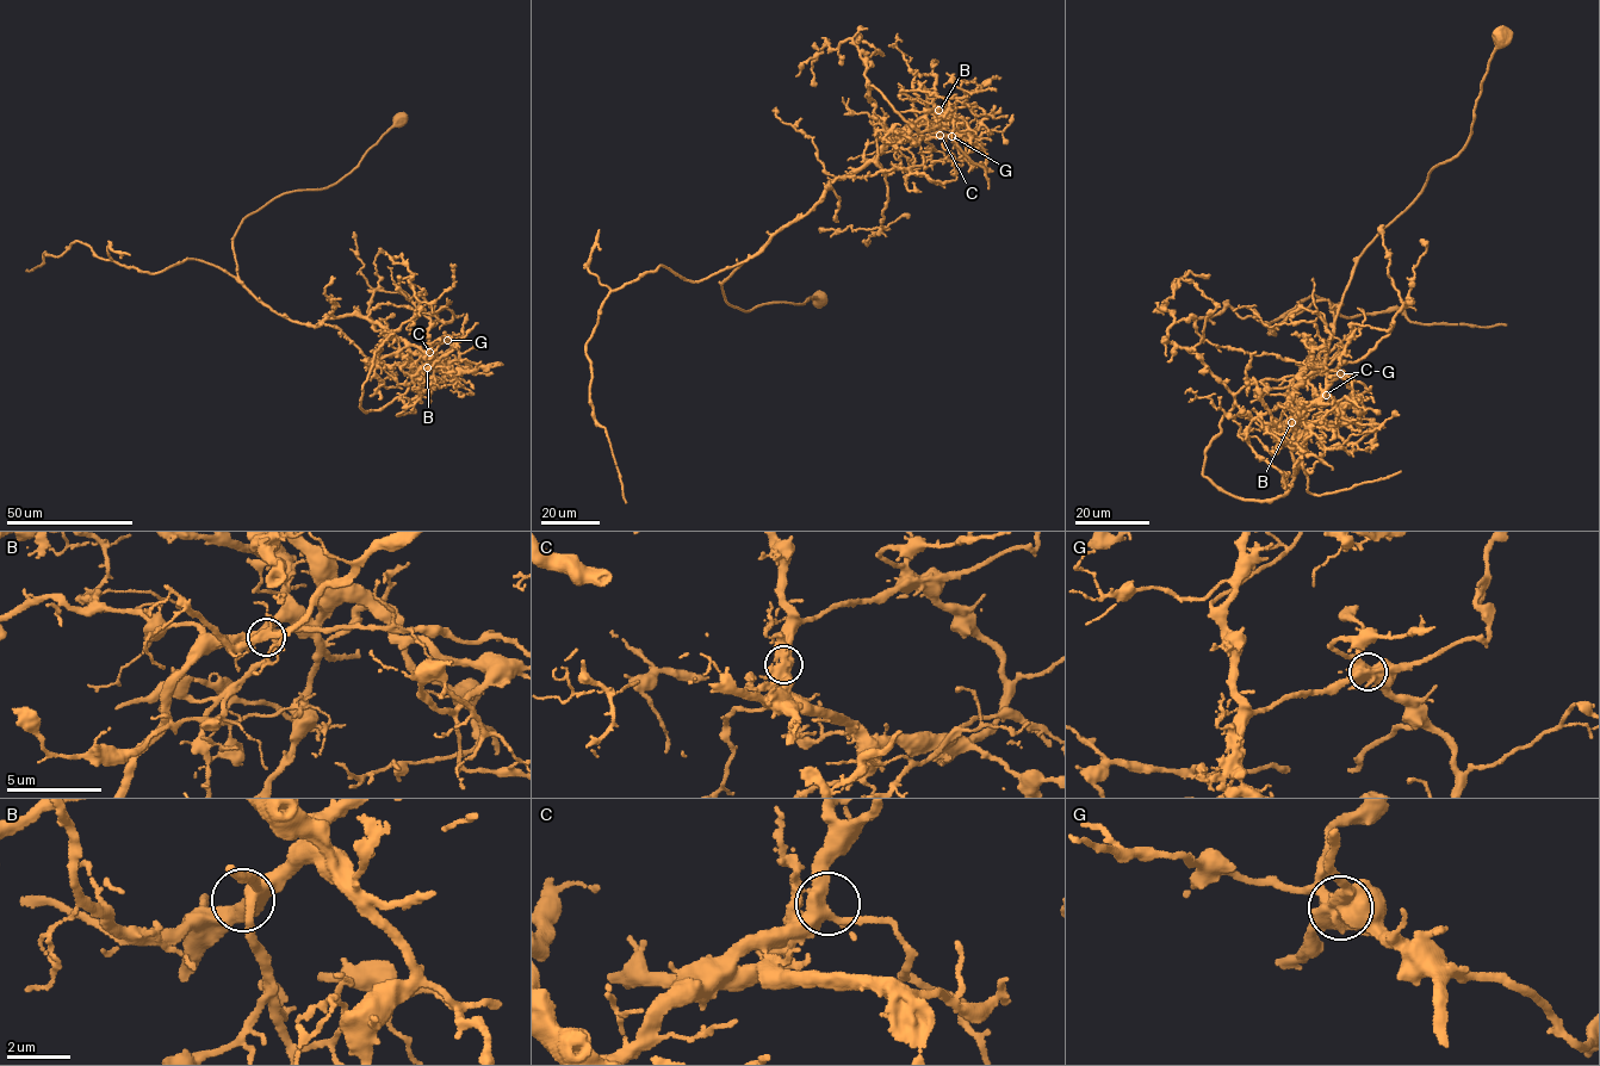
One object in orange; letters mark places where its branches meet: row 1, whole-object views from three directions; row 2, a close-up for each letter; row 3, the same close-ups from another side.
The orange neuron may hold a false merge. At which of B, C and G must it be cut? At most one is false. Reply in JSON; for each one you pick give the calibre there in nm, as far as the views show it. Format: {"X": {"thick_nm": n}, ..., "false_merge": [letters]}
{"G": {"thick_nm": 650}, "false_merge": ["G"]}

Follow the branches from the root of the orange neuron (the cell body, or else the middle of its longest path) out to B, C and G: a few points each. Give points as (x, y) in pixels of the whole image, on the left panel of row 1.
B: (400, 116), (336, 181), (245, 216), (233, 247), (240, 283), (278, 314), (366, 316), (427, 367)
C: (400, 116), (336, 181), (245, 216), (233, 247), (240, 283), (290, 320), (364, 316), (429, 352)
G: (400, 116), (336, 181), (245, 216), (233, 241), (237, 277), (296, 322), (364, 316), (426, 357), (447, 340)

